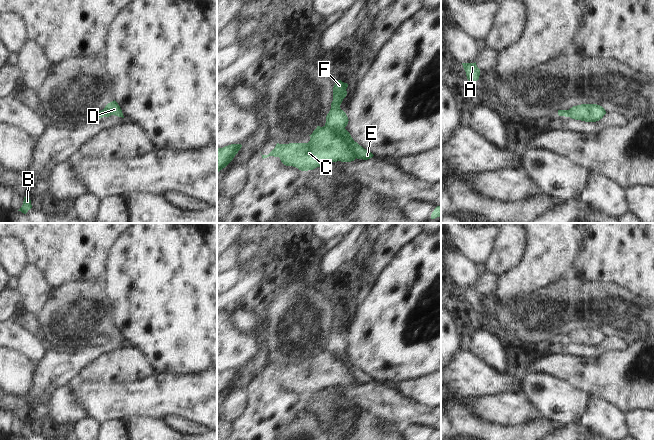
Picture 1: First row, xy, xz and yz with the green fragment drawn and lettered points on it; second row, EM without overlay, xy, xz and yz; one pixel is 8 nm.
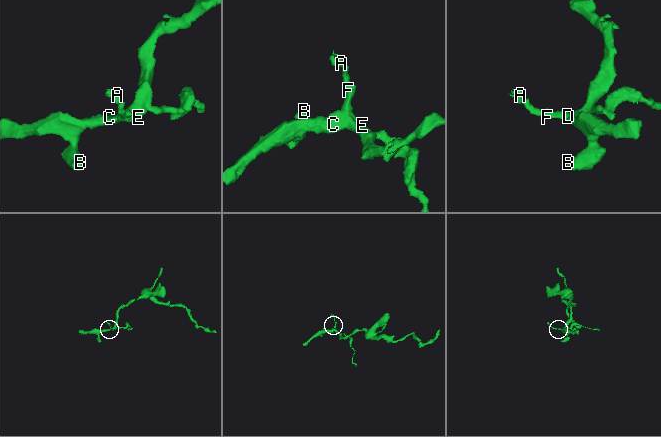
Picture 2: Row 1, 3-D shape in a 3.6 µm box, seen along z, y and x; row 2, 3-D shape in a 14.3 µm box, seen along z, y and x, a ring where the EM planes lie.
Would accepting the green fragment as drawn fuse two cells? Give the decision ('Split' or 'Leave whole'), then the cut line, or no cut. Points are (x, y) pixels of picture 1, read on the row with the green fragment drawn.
Split. Split along xz (325, 125), (336, 131), (356, 157).

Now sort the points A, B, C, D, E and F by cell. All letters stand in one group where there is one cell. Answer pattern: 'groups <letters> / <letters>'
groups A D E F / B C

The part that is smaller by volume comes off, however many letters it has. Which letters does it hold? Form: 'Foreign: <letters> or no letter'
Foreign: A, D, E, F

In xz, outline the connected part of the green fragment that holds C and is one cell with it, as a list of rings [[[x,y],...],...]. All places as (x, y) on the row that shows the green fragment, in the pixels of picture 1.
[[[317,126],[308,143],[277,143],[275,148],[262,158],[279,157],[286,166],[293,166],[301,171],[313,170],[332,162],[351,162],[355,153],[338,135],[337,130],[327,126]]]

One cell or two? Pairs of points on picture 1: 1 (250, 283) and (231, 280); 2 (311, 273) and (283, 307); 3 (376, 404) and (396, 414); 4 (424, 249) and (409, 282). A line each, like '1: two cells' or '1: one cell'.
1: two cells
2: two cells
3: one cell
4: one cell

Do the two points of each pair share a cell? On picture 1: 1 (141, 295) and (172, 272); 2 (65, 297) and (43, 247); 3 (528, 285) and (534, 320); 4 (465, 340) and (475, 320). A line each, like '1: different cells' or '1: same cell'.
1: same cell
2: different cells
3: different cells
4: same cell

